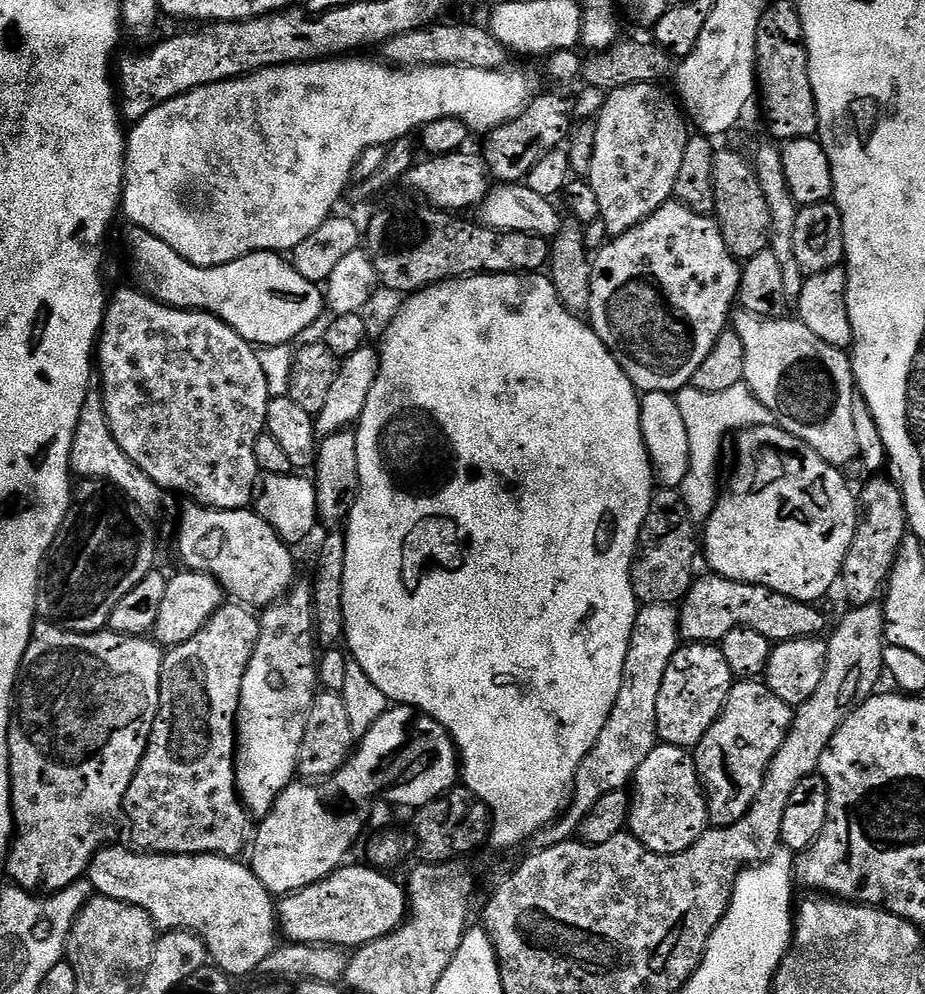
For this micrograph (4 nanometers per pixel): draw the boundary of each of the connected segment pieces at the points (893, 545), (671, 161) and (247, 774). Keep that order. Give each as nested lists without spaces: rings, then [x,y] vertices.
[[[888,478],[868,479],[864,489],[858,492],[854,542],[850,542],[850,550],[844,559],[844,568],[838,581],[839,587],[844,587],[844,596],[849,600],[847,603],[853,608],[861,608],[881,599],[896,564],[900,545],[904,543],[904,537],[909,531],[908,516],[904,513],[904,499],[899,486]]]
[[[653,82],[611,89],[596,118],[594,154],[586,182],[598,199],[600,220],[609,237],[633,229],[674,196],[690,130],[679,105],[659,88]]]
[[[304,582],[293,583],[292,587],[284,593],[280,599],[274,601],[259,613],[260,633],[258,642],[254,646],[254,655],[250,658],[246,674],[242,678],[242,694],[240,695],[240,714],[236,717],[236,789],[240,792],[240,799],[243,800],[245,808],[253,817],[263,818],[267,816],[268,811],[276,804],[276,800],[286,790],[288,784],[293,783],[297,775],[296,763],[298,762],[298,750],[302,746],[302,734],[306,726],[306,714],[312,705],[312,699],[316,697],[318,691],[317,683],[317,661],[318,652],[312,649],[312,640],[314,644],[314,633],[316,631],[316,619],[312,609],[312,586],[311,583]]]

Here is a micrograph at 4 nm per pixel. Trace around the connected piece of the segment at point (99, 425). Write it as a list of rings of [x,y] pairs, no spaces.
[[[96,390],[89,391],[88,401],[78,418],[78,430],[72,443],[72,470],[77,477],[84,480],[107,482],[111,487],[123,492],[128,503],[133,504],[149,518],[156,518],[164,504],[165,489],[160,488],[158,482],[149,478],[141,468],[134,466],[134,462],[130,462],[130,458],[122,454],[118,442],[114,442],[114,434],[104,413],[104,401],[101,393]]]

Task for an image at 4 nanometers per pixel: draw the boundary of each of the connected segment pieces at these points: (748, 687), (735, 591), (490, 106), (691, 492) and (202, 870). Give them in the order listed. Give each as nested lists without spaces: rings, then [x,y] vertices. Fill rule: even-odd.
[[[737,679],[733,683],[720,716],[694,749],[697,757],[724,756],[724,765],[716,764],[712,768],[712,776],[716,779],[712,788],[718,799],[732,800],[733,805],[728,804],[724,808],[728,818],[747,812],[755,802],[774,754],[778,754],[786,742],[793,715],[793,705],[782,702],[782,698],[778,698],[778,694],[759,679]]]
[[[707,574],[693,579],[692,589],[689,590],[679,605],[680,639],[689,644],[713,644],[720,642],[726,634],[735,628],[753,628],[758,634],[764,635],[768,641],[801,640],[807,636],[816,638],[824,628],[824,616],[819,612],[815,603],[807,604],[794,598],[786,598],[786,594],[778,594],[766,586],[743,584],[737,580],[728,580],[724,576]]]
[[[331,58],[318,60],[315,63],[299,63],[299,64],[277,64],[270,68],[262,68],[259,72],[251,72],[249,76],[237,76],[234,80],[223,80],[217,84],[207,84],[201,88],[190,90],[186,94],[182,94],[178,98],[174,98],[170,102],[162,102],[154,110],[150,110],[150,114],[146,114],[146,118],[135,121],[131,125],[130,131],[126,136],[124,146],[124,194],[122,197],[122,216],[129,221],[129,225],[141,228],[142,230],[150,230],[150,234],[154,234],[154,238],[162,238],[162,242],[166,242],[166,246],[170,246],[170,250],[178,250],[178,254],[182,254],[182,258],[186,258],[186,262],[190,262],[194,266],[202,266],[203,268],[213,268],[214,266],[222,266],[234,262],[238,258],[242,258],[251,252],[278,252],[281,254],[291,253],[292,249],[298,246],[298,242],[306,242],[306,238],[310,238],[310,234],[314,234],[314,230],[318,230],[318,226],[322,226],[322,222],[326,222],[329,216],[333,215],[336,203],[340,200],[340,195],[349,187],[352,180],[352,170],[358,158],[362,158],[362,154],[367,148],[384,148],[402,140],[411,137],[412,131],[420,130],[425,124],[438,122],[439,119],[456,119],[468,128],[469,133],[487,134],[494,131],[498,126],[502,126],[506,122],[510,122],[514,118],[518,118],[518,114],[522,114],[522,110],[528,105],[530,99],[530,91],[528,92],[528,80],[520,72],[508,72],[509,70],[474,70],[473,68],[459,68],[458,66],[446,66],[445,64],[429,64],[422,68],[398,68],[389,66],[387,63],[376,60],[350,60],[354,58]]]
[[[743,382],[718,394],[706,394],[706,390],[689,386],[680,389],[674,397],[689,435],[689,469],[686,470],[685,480],[681,482],[678,491],[684,499],[692,523],[700,526],[708,519],[718,499],[716,479],[720,476],[720,455],[724,452],[724,439],[728,435],[731,437],[743,432],[745,428],[761,428],[772,424],[773,419],[770,410],[758,402],[750,386]]]
[[[109,846],[104,849],[90,862],[86,878],[92,884],[93,893],[105,896],[106,898],[114,898],[121,900],[127,904],[138,906],[142,910],[148,912],[148,917],[152,919],[152,923],[160,930],[183,930],[192,932],[196,936],[204,939],[204,945],[208,947],[208,954],[213,965],[220,968],[228,977],[237,978],[237,976],[248,976],[253,971],[259,969],[262,962],[266,962],[266,958],[270,958],[270,954],[278,947],[278,908],[274,903],[272,893],[266,890],[266,886],[262,886],[262,882],[258,882],[258,878],[253,874],[251,867],[247,863],[239,864],[241,861],[236,858],[226,856],[161,856],[150,852],[141,852],[133,850],[131,847],[125,846]]]

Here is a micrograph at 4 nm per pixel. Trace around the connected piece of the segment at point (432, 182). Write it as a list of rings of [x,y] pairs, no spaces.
[[[468,151],[448,152],[442,156],[433,155],[431,158],[421,159],[405,174],[403,183],[409,184],[423,203],[442,212],[464,214],[467,213],[464,212],[467,208],[479,209],[481,202],[489,194],[490,177],[483,159],[477,153],[475,156]]]

